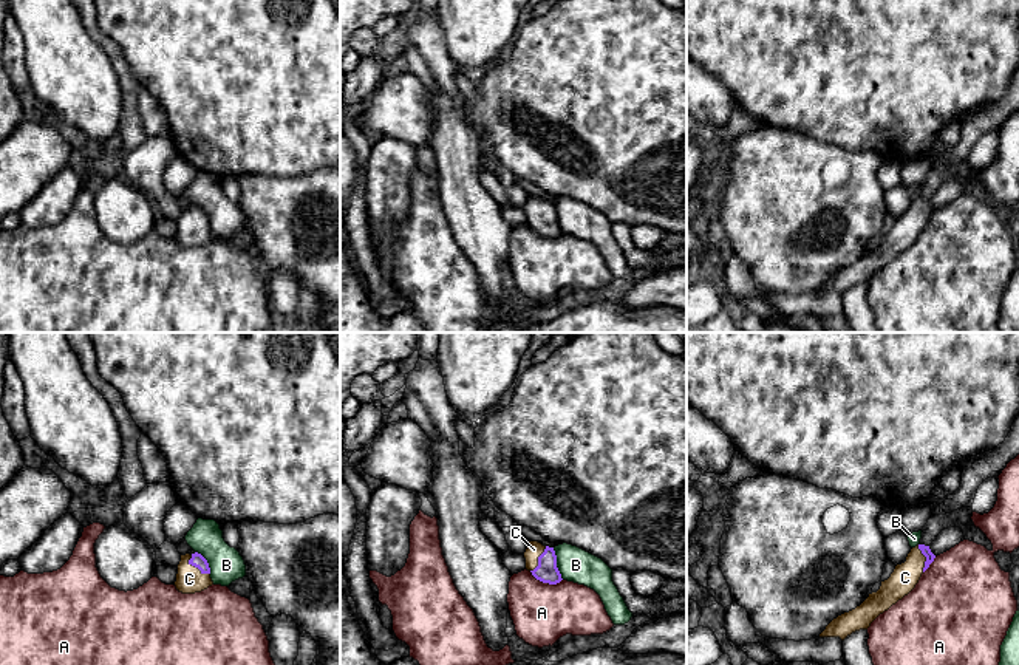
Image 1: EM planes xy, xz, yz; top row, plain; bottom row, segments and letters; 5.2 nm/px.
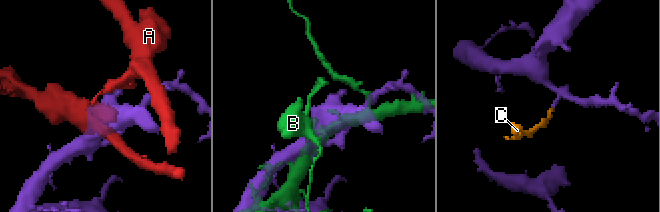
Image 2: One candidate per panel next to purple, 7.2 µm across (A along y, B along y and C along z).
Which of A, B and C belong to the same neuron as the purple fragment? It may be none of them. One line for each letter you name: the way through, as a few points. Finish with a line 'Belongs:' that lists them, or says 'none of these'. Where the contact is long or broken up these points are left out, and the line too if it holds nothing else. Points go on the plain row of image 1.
C: way xy (197, 214), (197, 220), (189, 232)
Belongs: C

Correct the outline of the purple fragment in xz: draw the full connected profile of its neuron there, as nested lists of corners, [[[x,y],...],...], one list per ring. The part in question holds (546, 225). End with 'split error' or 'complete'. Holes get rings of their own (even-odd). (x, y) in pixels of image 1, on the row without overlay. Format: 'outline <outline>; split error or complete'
outline [[[529,195],[524,212],[526,223],[530,224],[537,234],[549,238],[557,238],[563,234],[557,221],[554,201],[543,200],[538,195]]]; split error

